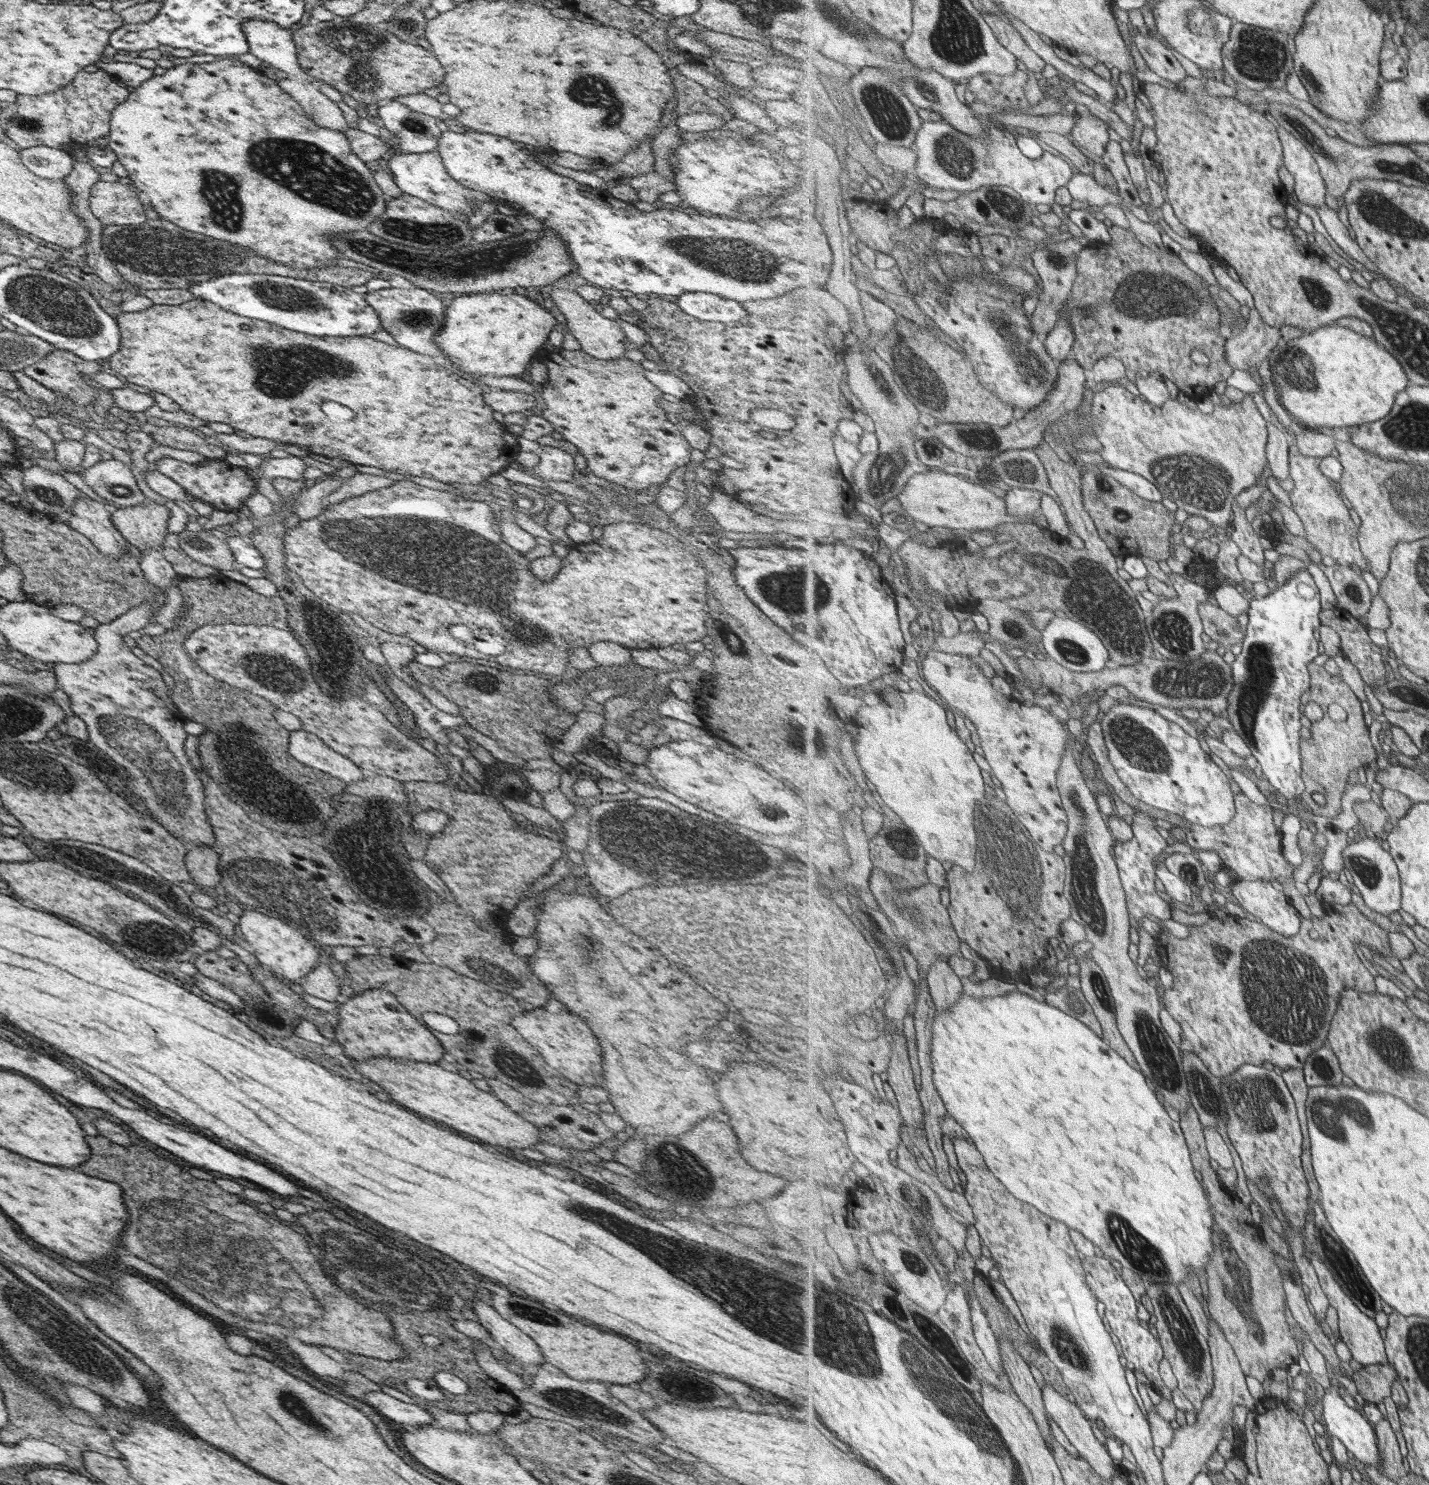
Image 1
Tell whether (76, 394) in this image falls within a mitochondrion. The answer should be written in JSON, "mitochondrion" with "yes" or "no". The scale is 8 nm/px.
{"mitochondrion":"no"}

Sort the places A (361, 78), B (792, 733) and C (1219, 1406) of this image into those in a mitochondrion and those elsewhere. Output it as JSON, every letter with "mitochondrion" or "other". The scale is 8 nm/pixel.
{"A":"mitochondrion","B":"mitochondrion","C":"other"}

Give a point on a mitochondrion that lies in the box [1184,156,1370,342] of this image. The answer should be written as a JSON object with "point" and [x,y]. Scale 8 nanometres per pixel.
{"point":[1317,294]}

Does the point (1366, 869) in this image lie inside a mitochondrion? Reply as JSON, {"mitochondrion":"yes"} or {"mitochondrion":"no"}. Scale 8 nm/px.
{"mitochondrion":"yes"}

